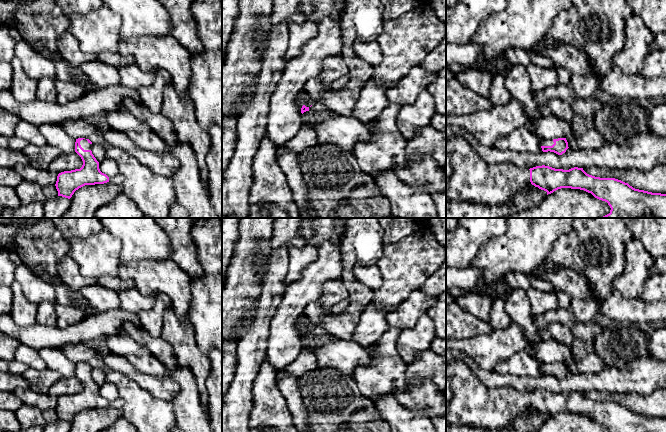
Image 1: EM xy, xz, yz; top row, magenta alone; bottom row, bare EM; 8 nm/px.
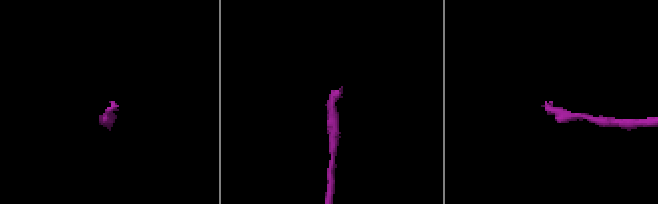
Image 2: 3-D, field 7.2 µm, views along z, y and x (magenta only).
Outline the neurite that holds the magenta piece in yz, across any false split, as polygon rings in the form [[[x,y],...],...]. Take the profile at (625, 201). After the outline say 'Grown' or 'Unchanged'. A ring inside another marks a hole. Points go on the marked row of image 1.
[[[461,134],[446,140],[446,151],[452,164],[452,175],[446,180],[446,200],[513,206],[514,195],[531,185],[546,191],[547,195],[561,188],[571,188],[584,190],[607,202],[611,210],[602,218],[666,218],[666,194],[635,189],[615,178],[595,177],[587,174],[583,168],[563,170],[542,165],[526,169],[509,162],[489,164]]]. Grown

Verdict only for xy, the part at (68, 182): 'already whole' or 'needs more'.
needs more

